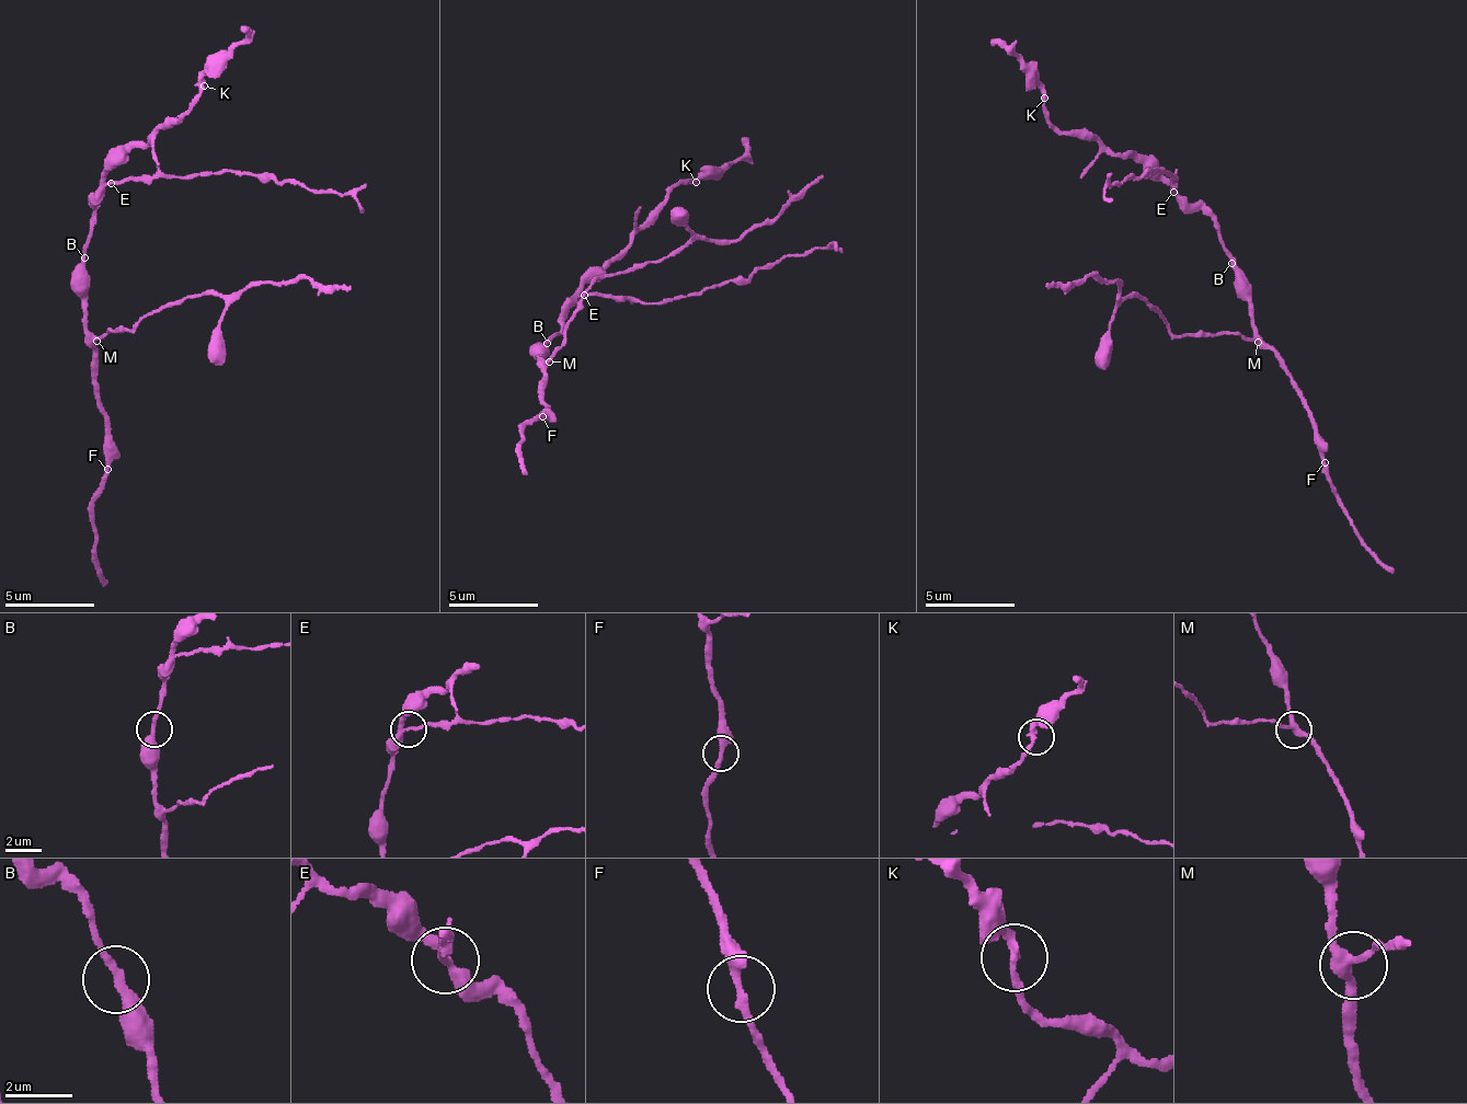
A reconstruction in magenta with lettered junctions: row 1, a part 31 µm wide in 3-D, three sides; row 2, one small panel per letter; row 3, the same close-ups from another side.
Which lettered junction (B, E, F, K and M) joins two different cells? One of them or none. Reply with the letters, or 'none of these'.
E

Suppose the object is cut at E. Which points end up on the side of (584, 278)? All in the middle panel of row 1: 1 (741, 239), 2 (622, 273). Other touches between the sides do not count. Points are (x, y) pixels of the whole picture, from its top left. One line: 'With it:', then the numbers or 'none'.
With it: 1, 2

